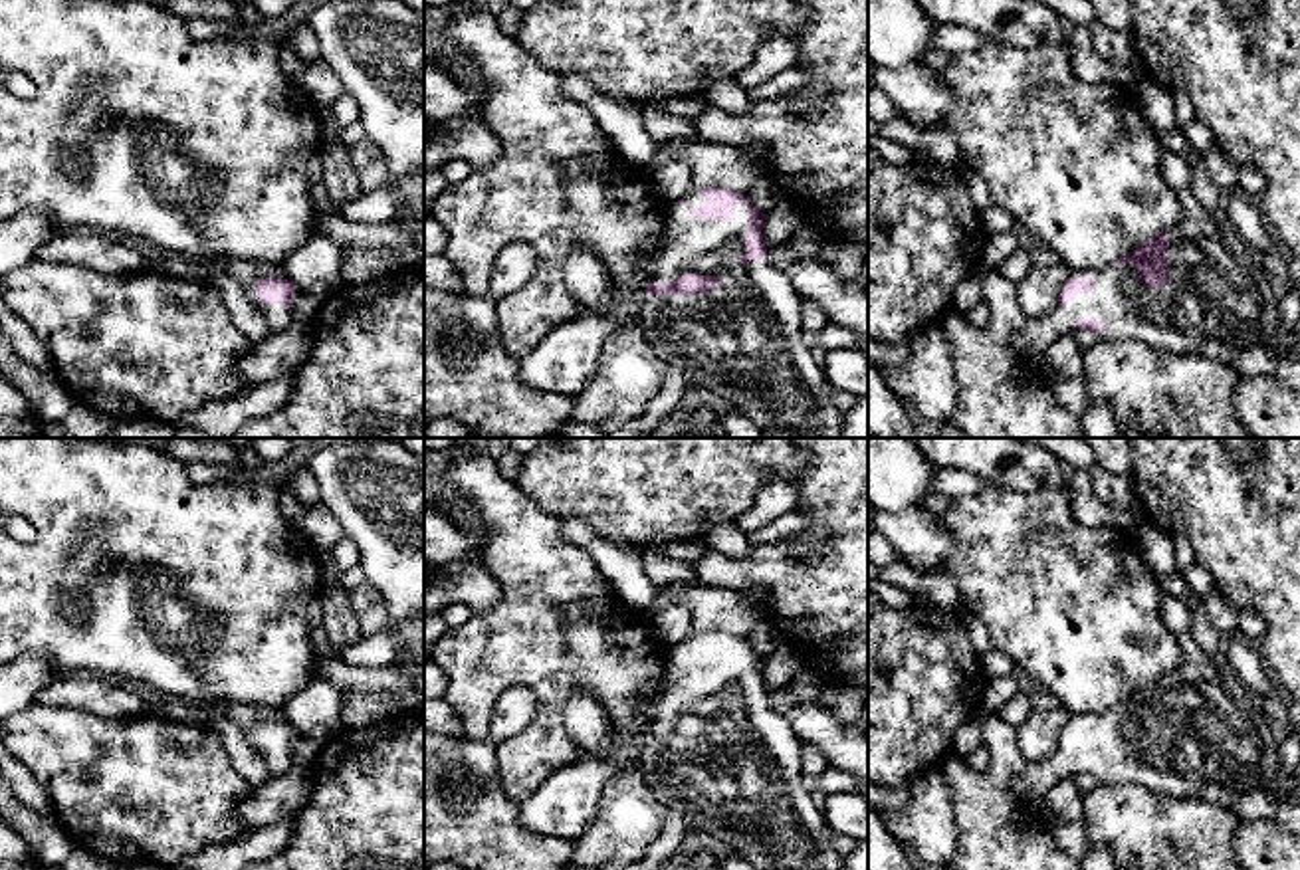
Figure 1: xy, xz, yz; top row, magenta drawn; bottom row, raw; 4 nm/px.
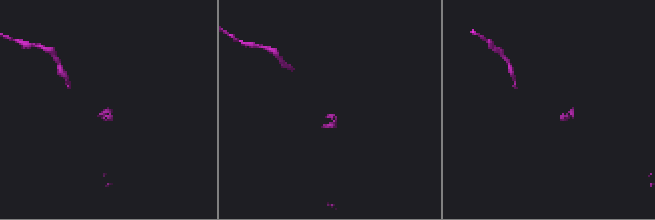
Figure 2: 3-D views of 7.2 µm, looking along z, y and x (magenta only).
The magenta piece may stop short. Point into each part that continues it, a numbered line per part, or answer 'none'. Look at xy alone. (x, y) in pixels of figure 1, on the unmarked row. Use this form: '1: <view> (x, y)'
1: xy (276, 760)

